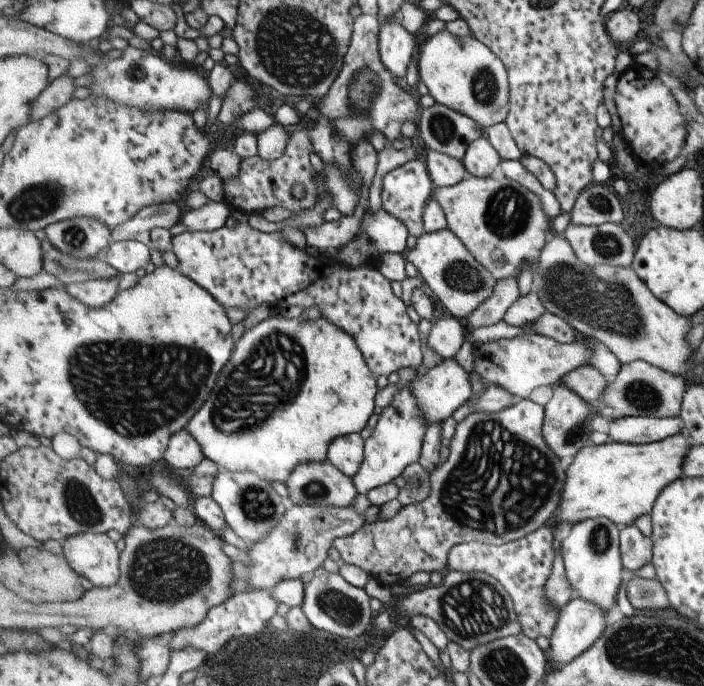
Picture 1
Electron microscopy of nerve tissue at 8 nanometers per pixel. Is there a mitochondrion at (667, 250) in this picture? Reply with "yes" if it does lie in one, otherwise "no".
no

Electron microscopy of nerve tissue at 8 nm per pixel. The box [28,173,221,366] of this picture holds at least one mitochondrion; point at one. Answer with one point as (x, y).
(74, 237)

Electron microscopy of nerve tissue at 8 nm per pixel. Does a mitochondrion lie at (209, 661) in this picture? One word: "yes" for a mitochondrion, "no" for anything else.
no

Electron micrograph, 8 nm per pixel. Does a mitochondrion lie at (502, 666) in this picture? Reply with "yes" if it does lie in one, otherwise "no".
yes

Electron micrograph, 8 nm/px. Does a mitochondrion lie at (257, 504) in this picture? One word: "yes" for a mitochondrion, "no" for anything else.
yes

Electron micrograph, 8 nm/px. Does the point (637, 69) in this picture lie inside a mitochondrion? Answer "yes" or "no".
no

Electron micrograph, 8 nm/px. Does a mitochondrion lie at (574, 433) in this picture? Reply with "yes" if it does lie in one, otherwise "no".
yes

